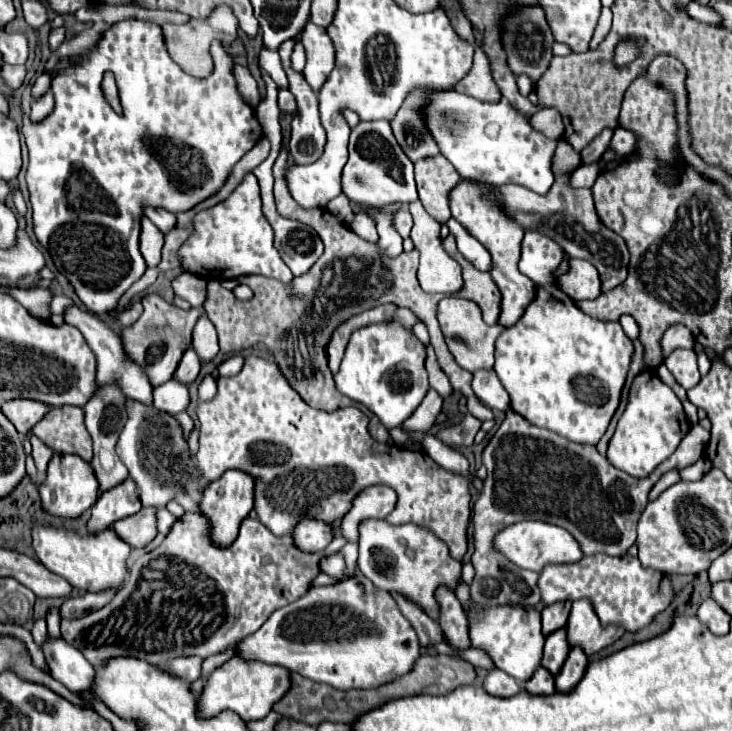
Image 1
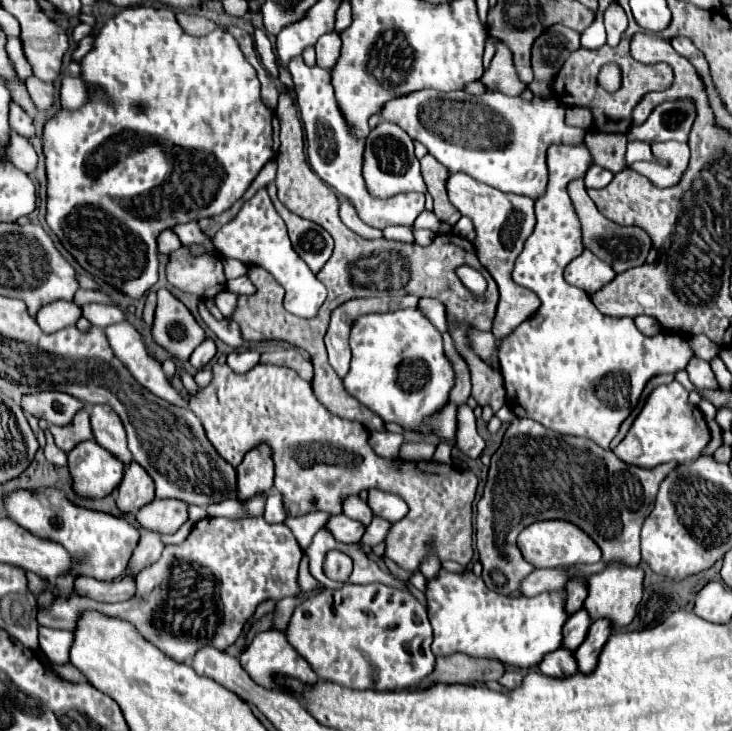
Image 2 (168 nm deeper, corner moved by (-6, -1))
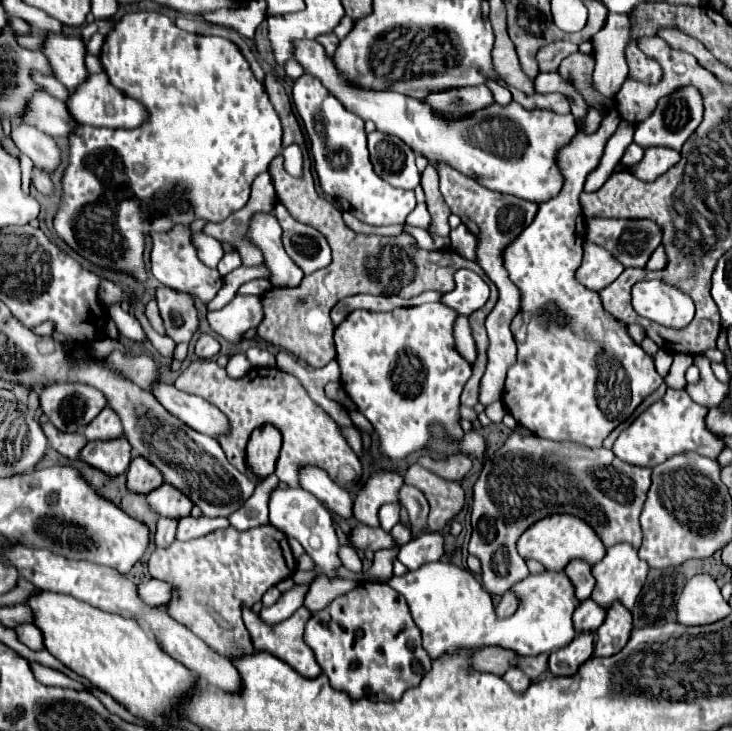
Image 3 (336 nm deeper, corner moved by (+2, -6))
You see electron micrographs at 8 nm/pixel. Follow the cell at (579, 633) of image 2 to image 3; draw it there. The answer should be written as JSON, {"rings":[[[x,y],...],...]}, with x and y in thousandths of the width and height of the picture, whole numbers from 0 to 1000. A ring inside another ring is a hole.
{"rings":[[[799,821],[788,829],[783,840],[783,856],[788,865],[813,865],[827,848],[827,834],[810,821]]]}

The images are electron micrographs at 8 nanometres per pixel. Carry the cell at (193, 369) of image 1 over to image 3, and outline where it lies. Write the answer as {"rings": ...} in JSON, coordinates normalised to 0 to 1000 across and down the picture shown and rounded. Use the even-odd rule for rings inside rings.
{"rings":[[[275,457],[275,462],[266,471],[266,487],[272,492],[277,492],[277,490],[286,492],[286,490],[296,487],[296,482],[299,482],[299,468],[294,462],[288,462],[286,457]]]}

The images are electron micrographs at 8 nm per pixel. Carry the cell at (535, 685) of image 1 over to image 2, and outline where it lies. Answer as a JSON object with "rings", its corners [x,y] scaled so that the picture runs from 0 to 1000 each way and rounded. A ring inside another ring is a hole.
{"rings":[[[764,885],[761,891],[745,896],[745,902],[736,907],[736,918],[750,926],[775,926],[777,921],[788,918],[786,893],[780,888]]]}

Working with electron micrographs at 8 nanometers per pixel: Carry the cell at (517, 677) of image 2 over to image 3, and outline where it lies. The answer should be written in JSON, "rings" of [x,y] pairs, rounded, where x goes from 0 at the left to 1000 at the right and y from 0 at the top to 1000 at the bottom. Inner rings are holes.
{"rings":[[[695,914],[695,919],[687,922],[687,930],[690,930],[704,947],[714,947],[714,944],[720,944],[723,936],[725,936],[725,930],[723,930],[712,917],[706,917],[706,914]]]}

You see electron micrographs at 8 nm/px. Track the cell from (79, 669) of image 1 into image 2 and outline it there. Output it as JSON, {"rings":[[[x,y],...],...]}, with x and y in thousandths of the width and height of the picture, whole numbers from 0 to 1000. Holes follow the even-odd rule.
{"rings":[[[53,858],[53,888],[67,904],[92,907],[97,882],[100,882],[100,866],[97,863]]]}

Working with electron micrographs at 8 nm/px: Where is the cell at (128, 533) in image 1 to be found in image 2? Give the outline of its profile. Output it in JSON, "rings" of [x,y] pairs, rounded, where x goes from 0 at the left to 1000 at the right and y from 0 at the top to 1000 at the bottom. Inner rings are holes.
{"rings":[[[209,683],[190,696],[187,713],[198,724],[220,726],[223,732],[239,729],[255,713],[255,688],[245,683]]]}

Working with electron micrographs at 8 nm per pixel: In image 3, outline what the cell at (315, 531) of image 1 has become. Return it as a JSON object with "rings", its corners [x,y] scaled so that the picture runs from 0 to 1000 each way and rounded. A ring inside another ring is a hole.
{"rings":[[[499,717],[485,720],[477,728],[477,744],[485,752],[520,752],[520,750],[534,750],[537,747],[537,736],[523,728],[520,722],[504,722]]]}

